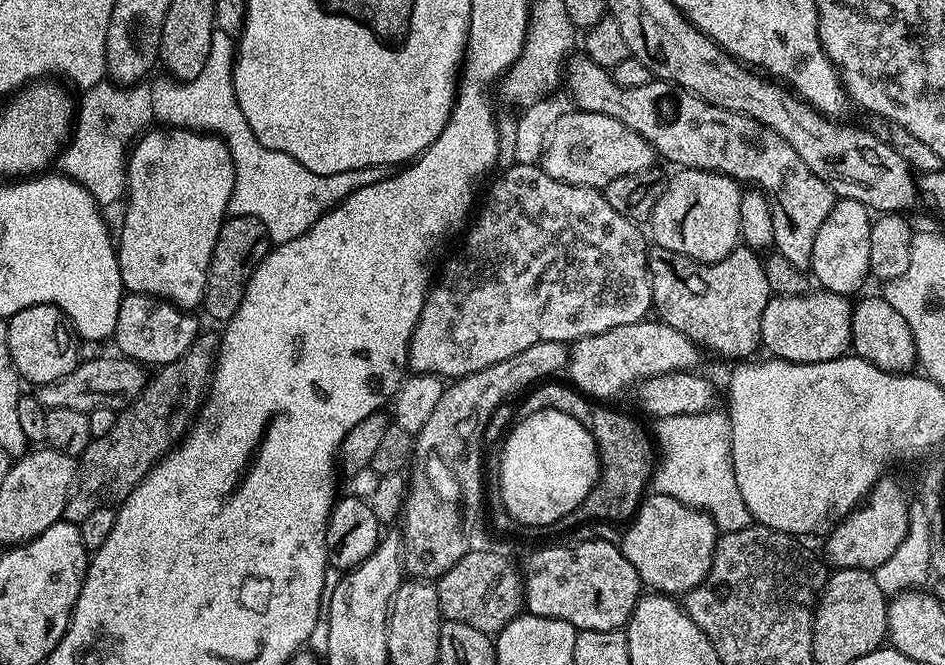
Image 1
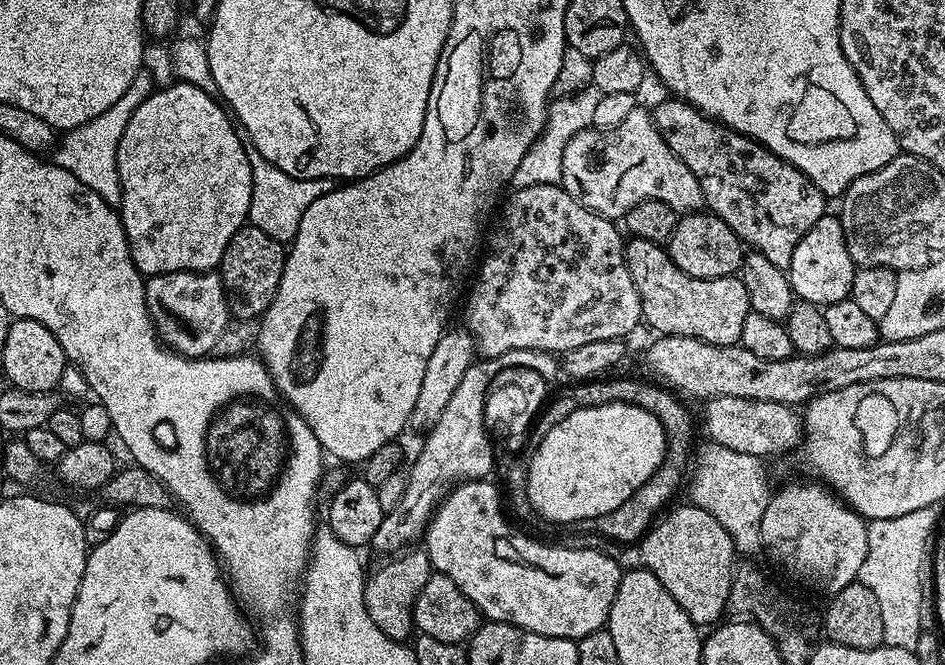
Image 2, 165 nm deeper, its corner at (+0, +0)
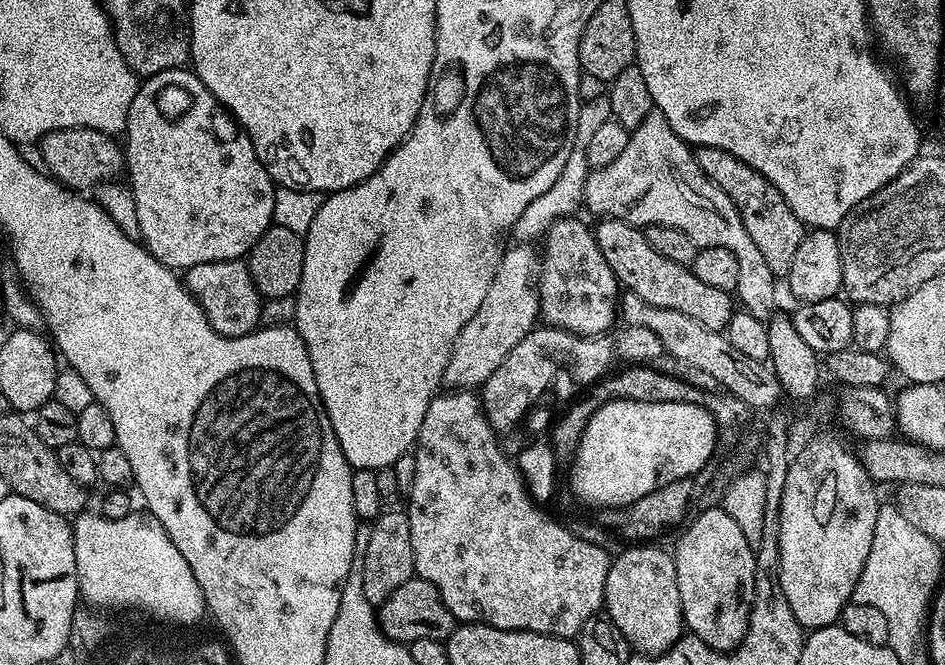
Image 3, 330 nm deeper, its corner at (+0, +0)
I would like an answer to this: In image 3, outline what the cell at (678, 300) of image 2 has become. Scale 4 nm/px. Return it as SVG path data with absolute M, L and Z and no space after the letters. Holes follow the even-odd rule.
M607 218L597 219L595 223L598 250L602 250L610 270L614 270L617 280L627 291L638 294L642 302L650 302L652 306L663 306L666 310L678 310L678 314L687 314L689 318L694 318L694 322L702 322L702 326L715 332L727 329L734 311L733 297L729 293L701 282L689 265L662 258L662 254L658 254L658 250L646 242L643 231L635 224Z

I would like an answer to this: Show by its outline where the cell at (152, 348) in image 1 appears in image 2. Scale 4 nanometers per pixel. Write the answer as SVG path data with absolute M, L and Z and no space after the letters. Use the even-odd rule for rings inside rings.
M219 271L167 272L144 281L146 306L156 328L156 335L173 352L189 358L204 358L215 353L218 338L230 323L228 295Z

